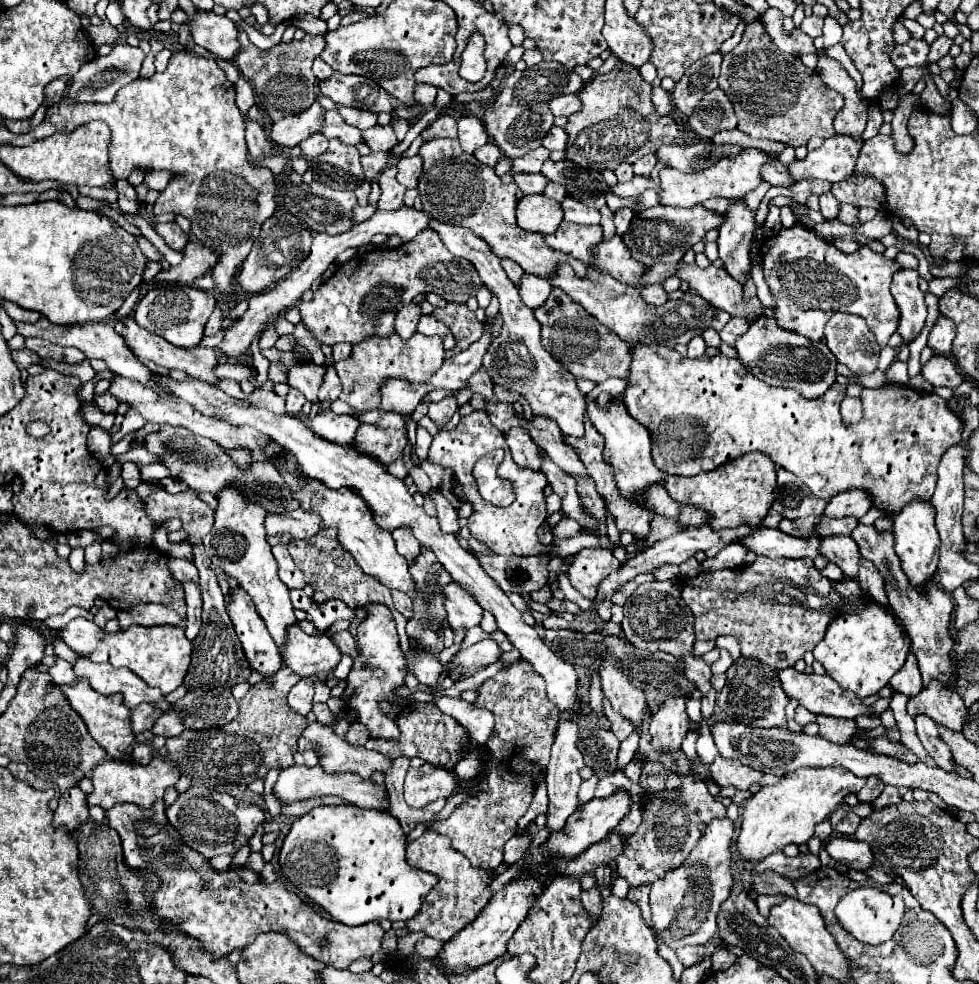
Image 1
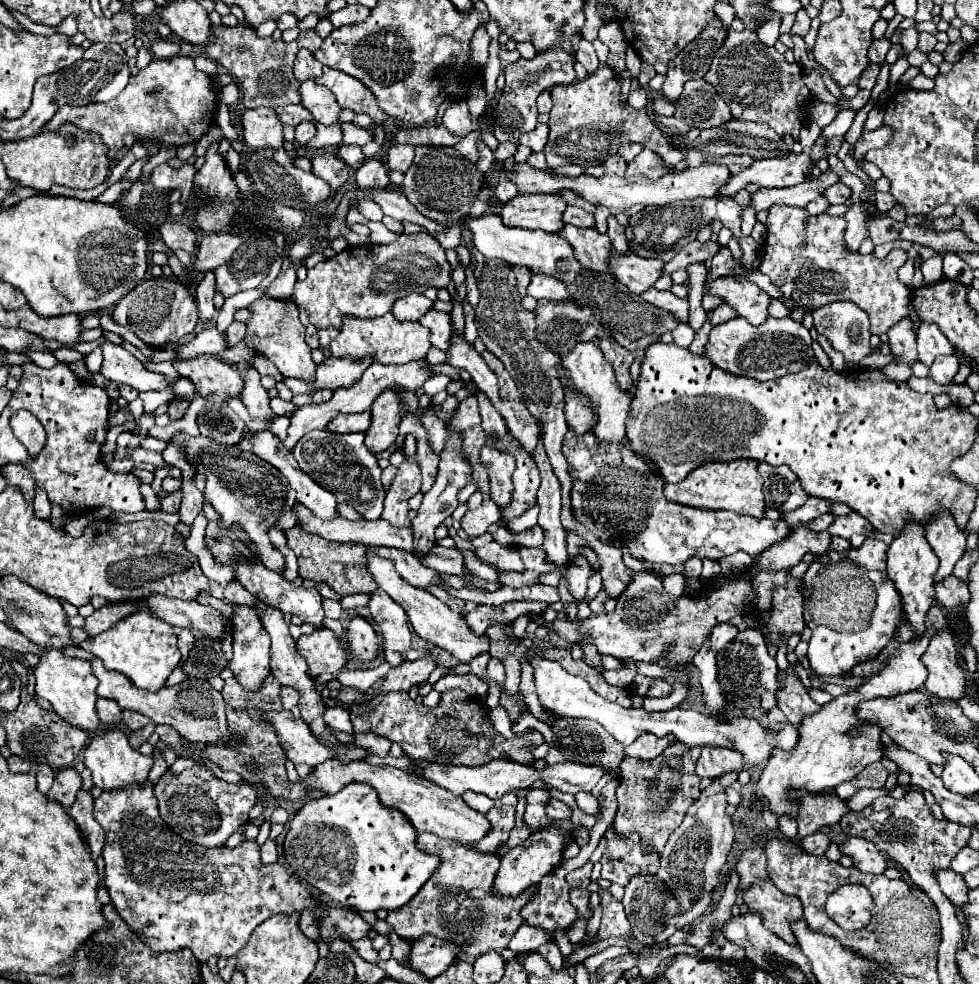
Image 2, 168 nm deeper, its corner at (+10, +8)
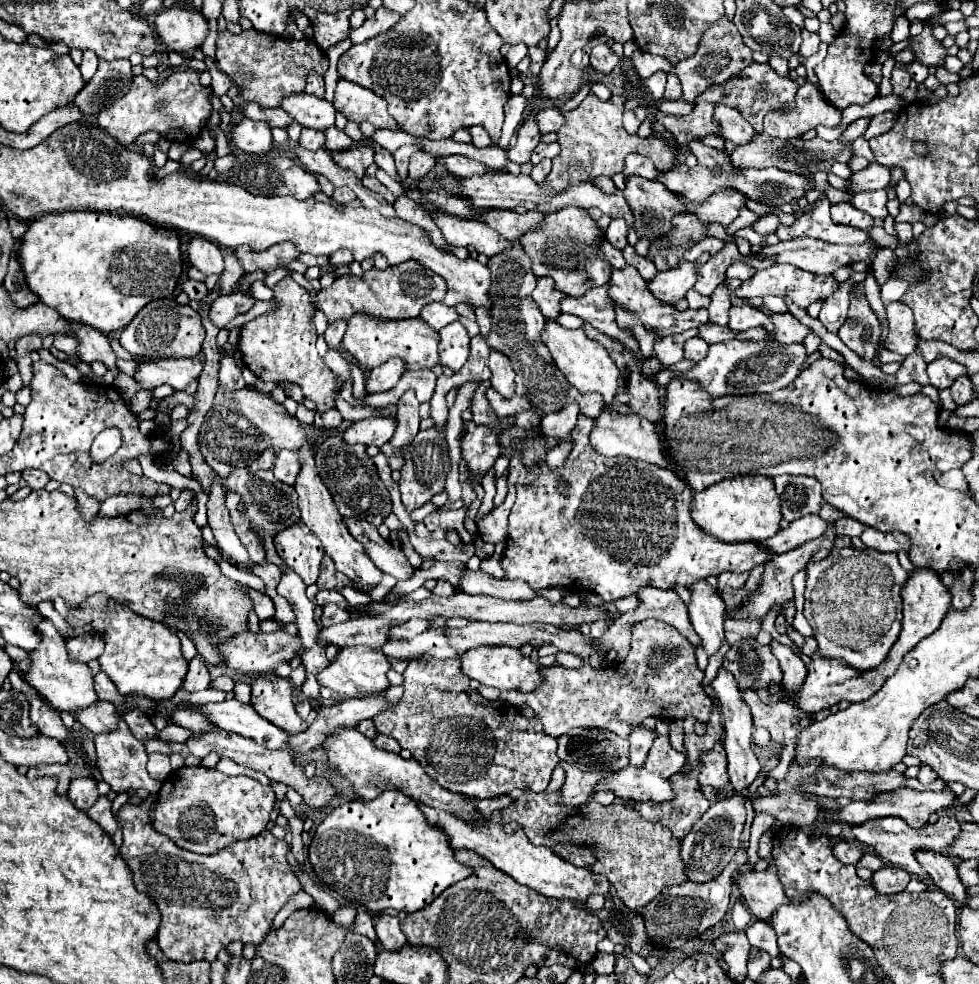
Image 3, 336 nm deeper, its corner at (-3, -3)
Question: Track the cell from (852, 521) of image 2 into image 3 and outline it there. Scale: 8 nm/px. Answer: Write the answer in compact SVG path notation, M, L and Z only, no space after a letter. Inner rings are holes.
M865 528L861 534L865 546L875 548L879 552L899 552L909 550L909 538L901 532L881 532L877 528Z

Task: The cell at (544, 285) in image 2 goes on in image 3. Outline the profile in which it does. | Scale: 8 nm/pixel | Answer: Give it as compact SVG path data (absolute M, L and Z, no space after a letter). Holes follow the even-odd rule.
M607 286L601 288L591 288L585 296L565 296L565 300L561 300L561 312L567 314L575 314L581 320L589 322L593 328L597 328L599 332L605 332L607 336L623 342L629 350L635 352L635 358L643 360L635 338L621 330L615 322L615 312L613 312L613 300L607 296Z

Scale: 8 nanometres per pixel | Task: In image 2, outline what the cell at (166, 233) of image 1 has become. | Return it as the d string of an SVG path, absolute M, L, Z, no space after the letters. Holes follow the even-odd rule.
M168 221L160 227L160 235L164 239L164 243L170 249L184 249L190 255L194 255L196 251L196 243L198 243L198 235L190 225L178 223L178 221Z

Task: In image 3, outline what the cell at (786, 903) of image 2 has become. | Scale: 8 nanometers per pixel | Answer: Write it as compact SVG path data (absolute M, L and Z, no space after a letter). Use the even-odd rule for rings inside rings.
M771 864L765 872L753 872L753 870L743 872L737 878L737 884L745 898L745 906L761 922L771 924L773 912L777 912L781 904L789 902L779 882L775 864Z

